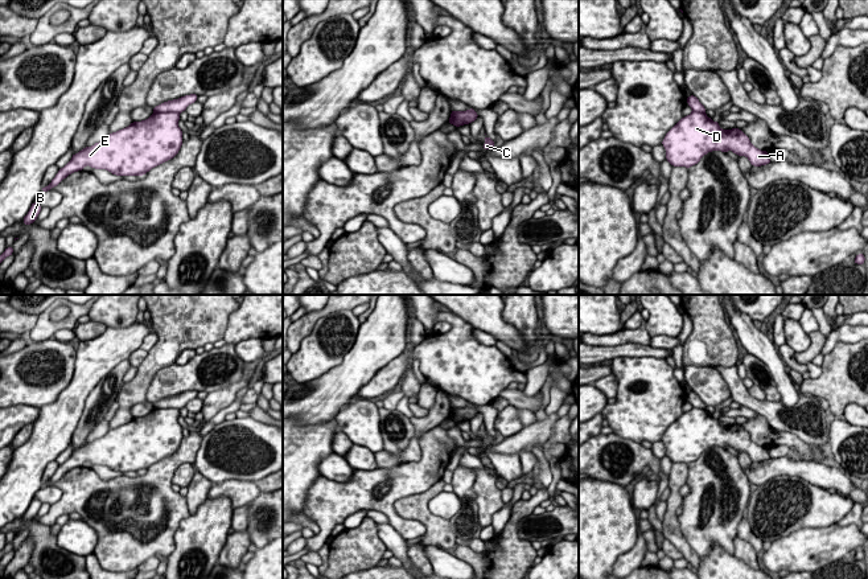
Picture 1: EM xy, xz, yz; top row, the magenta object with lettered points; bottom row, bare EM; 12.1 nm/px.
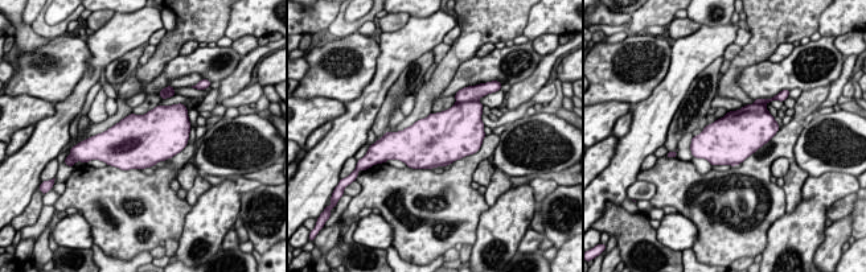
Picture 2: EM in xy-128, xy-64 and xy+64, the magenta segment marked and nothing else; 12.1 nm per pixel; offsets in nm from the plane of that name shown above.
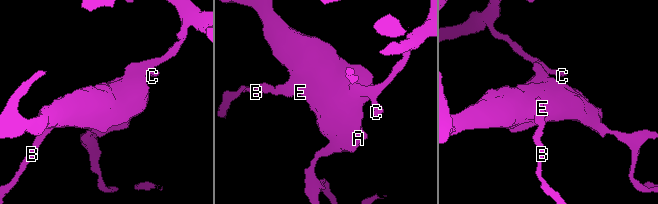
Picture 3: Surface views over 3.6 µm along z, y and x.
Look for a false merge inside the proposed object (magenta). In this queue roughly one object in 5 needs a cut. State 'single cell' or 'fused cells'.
fused cells

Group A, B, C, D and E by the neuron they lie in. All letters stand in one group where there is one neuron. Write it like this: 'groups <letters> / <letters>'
groups A B D E / C

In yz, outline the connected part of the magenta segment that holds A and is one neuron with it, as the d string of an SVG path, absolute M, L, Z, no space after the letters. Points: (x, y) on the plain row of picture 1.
M705 408L683 412L665 432L666 456L672 463L690 464L712 447L746 452L753 463L772 459L768 447L756 444L742 426L721 426Z

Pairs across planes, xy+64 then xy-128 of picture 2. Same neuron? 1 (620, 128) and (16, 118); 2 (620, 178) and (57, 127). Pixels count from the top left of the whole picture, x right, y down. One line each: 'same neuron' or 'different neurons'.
1: different neurons
2: same neuron

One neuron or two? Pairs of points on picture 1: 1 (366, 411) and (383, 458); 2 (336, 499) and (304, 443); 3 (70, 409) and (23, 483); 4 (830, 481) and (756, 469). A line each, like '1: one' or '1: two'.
1: two
2: two
3: one
4: one

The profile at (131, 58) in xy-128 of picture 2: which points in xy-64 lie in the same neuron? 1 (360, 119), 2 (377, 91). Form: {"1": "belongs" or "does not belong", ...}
{"1": "does not belong", "2": "does not belong"}

